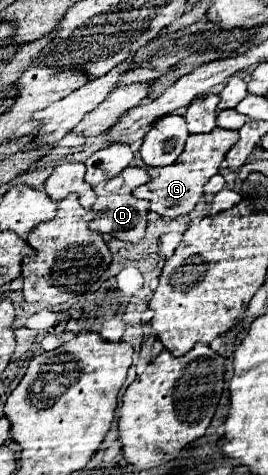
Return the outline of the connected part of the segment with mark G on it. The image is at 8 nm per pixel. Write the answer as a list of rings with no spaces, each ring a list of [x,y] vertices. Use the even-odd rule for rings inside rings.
[[[215,128],[209,134],[189,134],[187,146],[183,154],[179,154],[177,162],[157,168],[155,174],[151,174],[151,180],[135,190],[135,198],[147,198],[151,202],[151,210],[157,212],[159,216],[167,218],[177,218],[189,214],[195,204],[203,196],[203,184],[219,172],[219,164],[223,162],[227,150],[239,140],[237,130],[225,130],[225,128]]]

